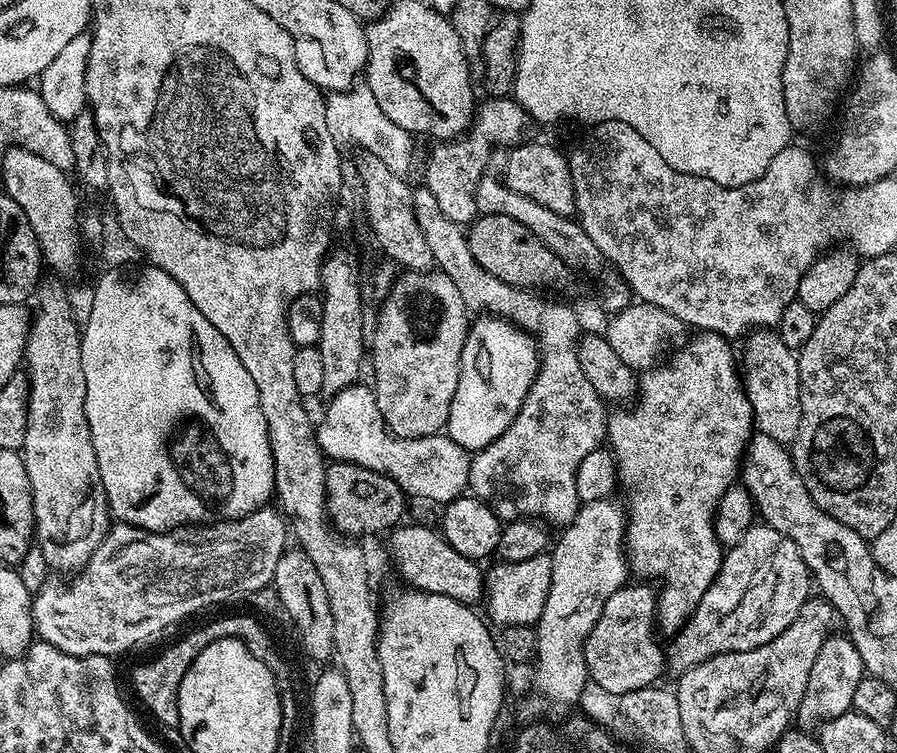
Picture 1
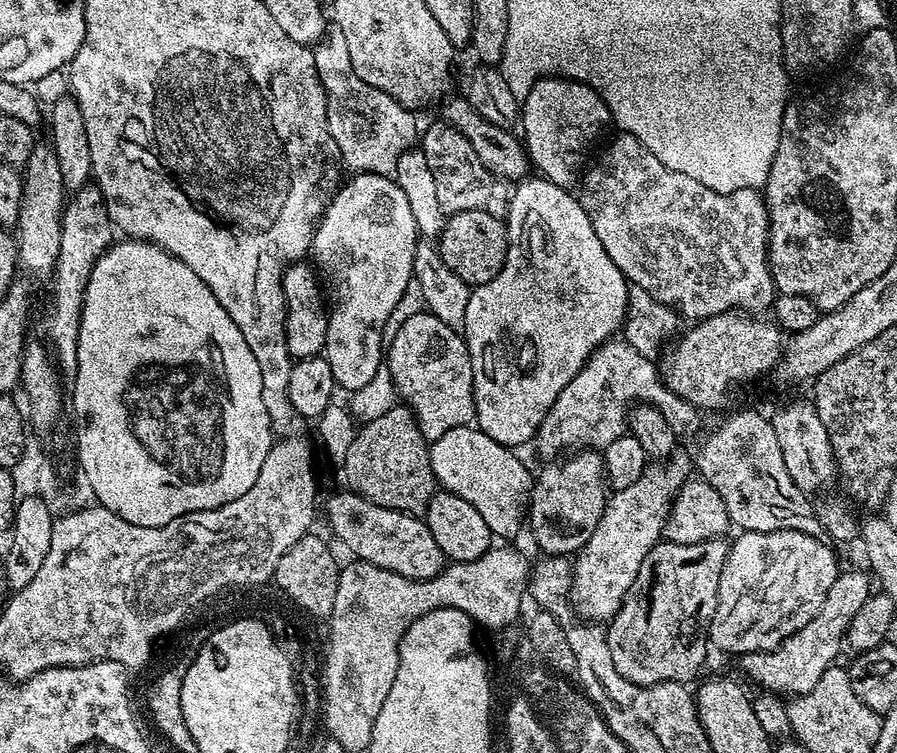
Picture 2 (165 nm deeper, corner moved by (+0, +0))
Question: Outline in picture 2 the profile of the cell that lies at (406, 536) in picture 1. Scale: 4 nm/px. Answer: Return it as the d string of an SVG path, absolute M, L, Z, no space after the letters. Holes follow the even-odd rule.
M343 491L334 493L328 505L325 508L323 505L322 512L328 515L333 534L353 552L351 555L355 559L382 566L382 570L402 574L402 578L411 580L429 580L446 567L446 557L421 517L383 508L354 491Z

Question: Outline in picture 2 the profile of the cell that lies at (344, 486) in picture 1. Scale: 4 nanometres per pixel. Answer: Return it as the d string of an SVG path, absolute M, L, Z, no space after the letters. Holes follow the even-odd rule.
M407 406L386 410L382 418L374 418L374 422L357 427L356 437L354 442L350 442L350 451L346 453L346 462L342 466L344 480L348 483L345 485L378 506L423 517L430 506L430 498L438 491L434 470L431 469L429 445L429 441L425 440L419 426L416 425L416 415Z

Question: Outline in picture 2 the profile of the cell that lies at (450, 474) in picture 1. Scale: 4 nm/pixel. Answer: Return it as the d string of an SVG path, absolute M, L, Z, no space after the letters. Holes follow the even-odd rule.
M468 425L448 430L429 445L431 469L437 485L458 494L482 514L493 537L514 538L523 530L533 486L533 473L516 456L513 449L495 442L479 428Z

